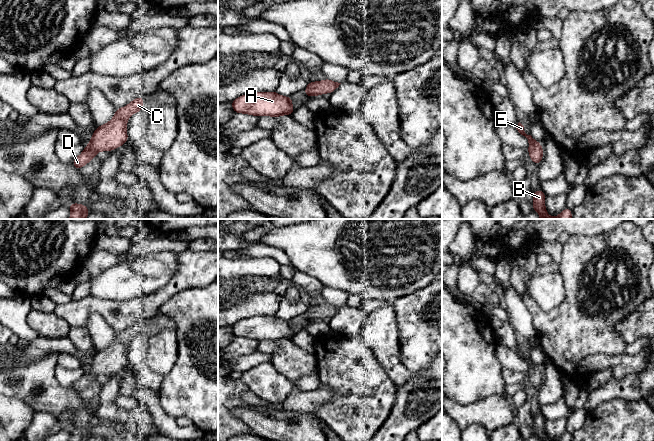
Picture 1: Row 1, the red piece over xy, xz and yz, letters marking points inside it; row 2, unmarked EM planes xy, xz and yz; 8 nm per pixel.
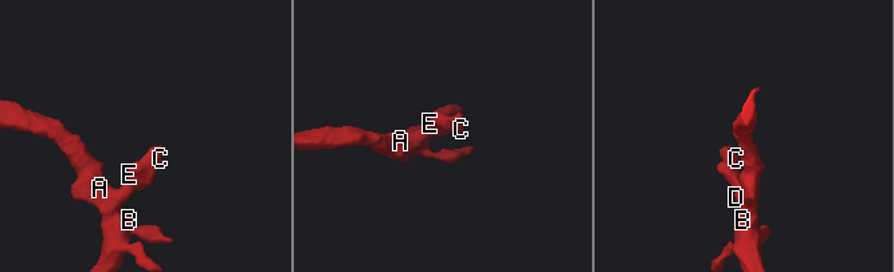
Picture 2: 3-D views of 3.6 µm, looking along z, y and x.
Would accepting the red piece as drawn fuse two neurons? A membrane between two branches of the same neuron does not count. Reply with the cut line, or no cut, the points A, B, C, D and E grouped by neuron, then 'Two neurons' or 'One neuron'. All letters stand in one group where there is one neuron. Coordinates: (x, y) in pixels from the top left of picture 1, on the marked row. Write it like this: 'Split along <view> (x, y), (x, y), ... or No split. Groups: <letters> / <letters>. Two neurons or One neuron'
No split. Groups: A B C D E. One neuron

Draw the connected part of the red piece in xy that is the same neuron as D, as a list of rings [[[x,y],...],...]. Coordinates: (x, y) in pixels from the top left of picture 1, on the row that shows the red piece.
[[[136,97],[125,107],[116,109],[114,117],[106,124],[96,127],[90,144],[85,145],[84,151],[73,160],[73,167],[80,170],[88,164],[98,151],[111,151],[128,142],[127,120],[135,112],[143,111],[144,99]]]

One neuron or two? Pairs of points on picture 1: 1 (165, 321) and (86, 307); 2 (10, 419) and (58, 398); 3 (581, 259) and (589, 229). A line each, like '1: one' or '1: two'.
1: two
2: two
3: two

